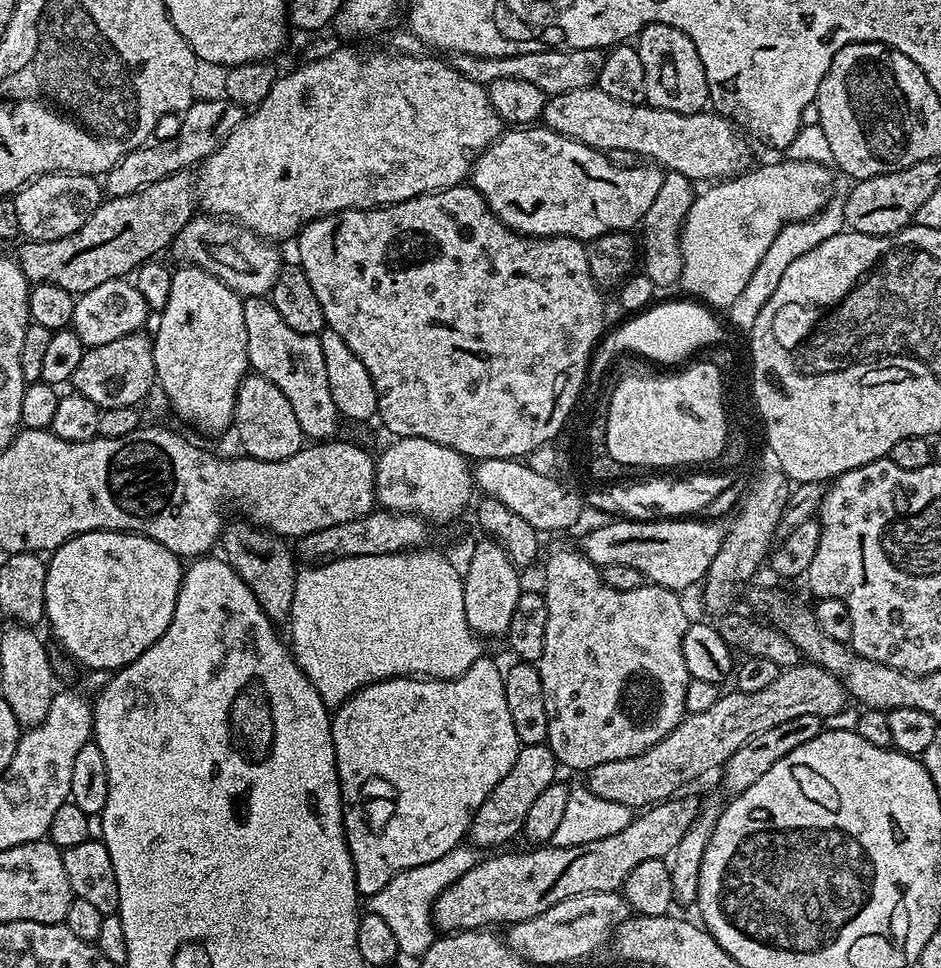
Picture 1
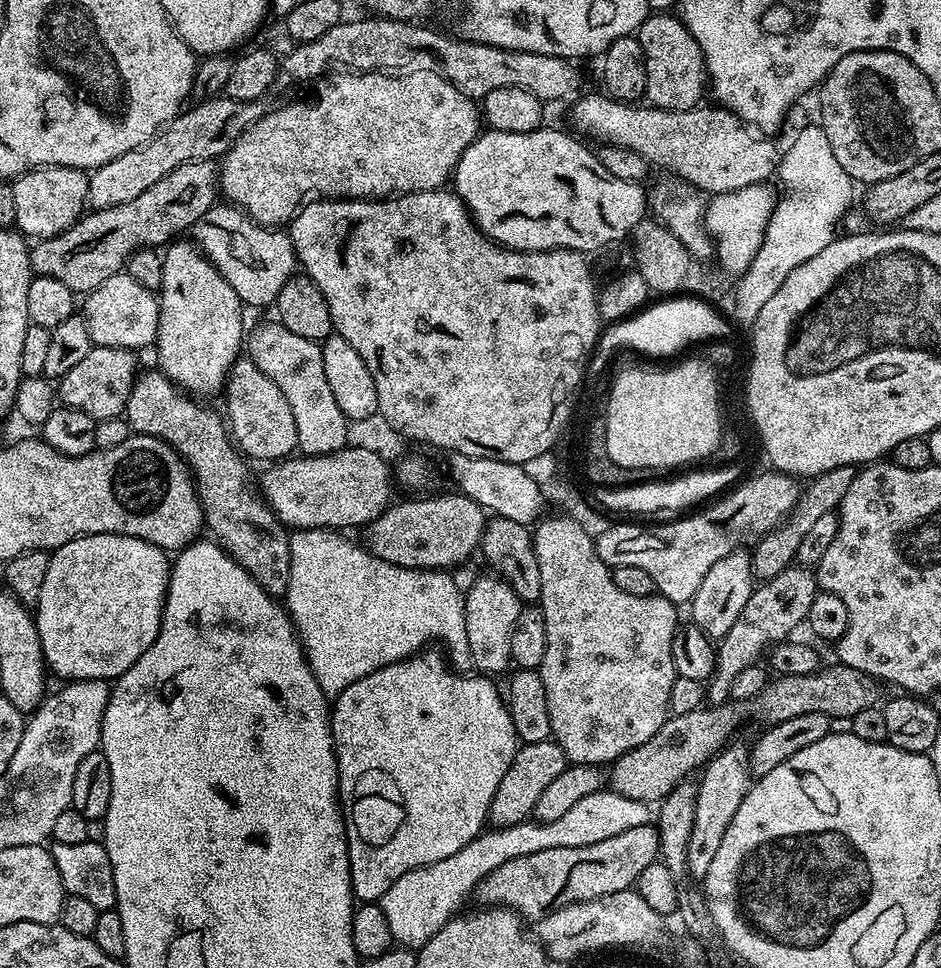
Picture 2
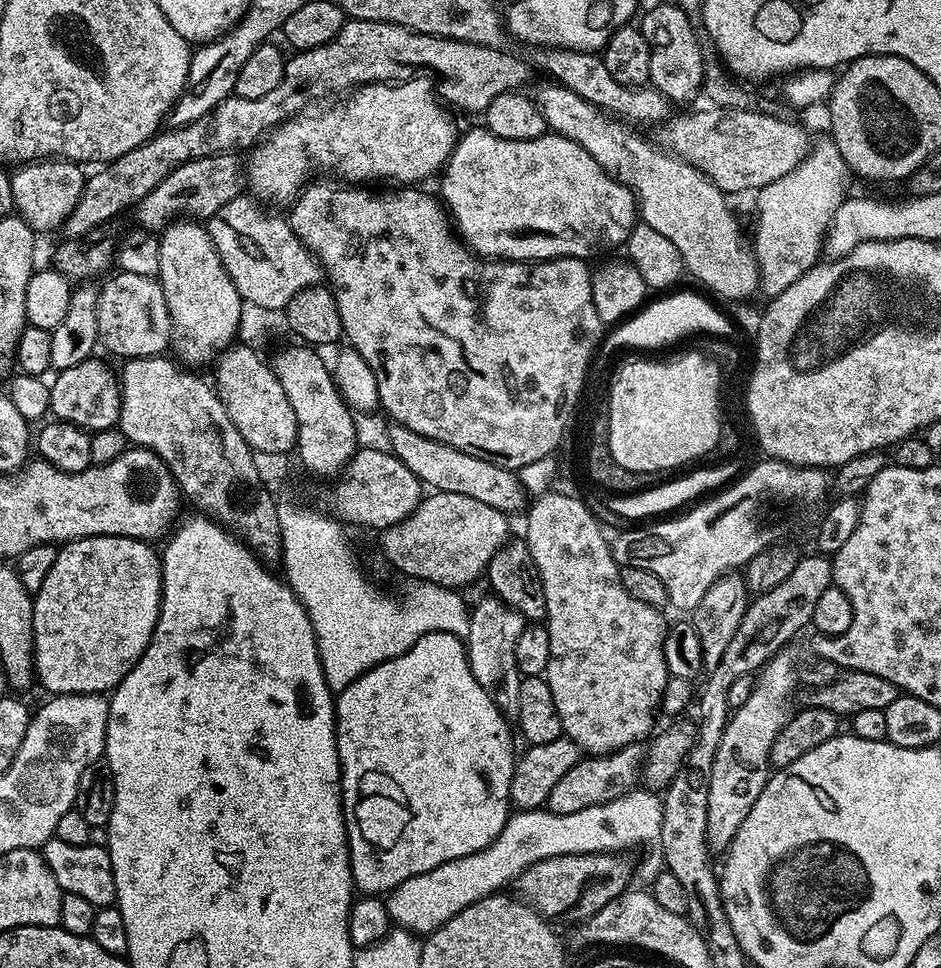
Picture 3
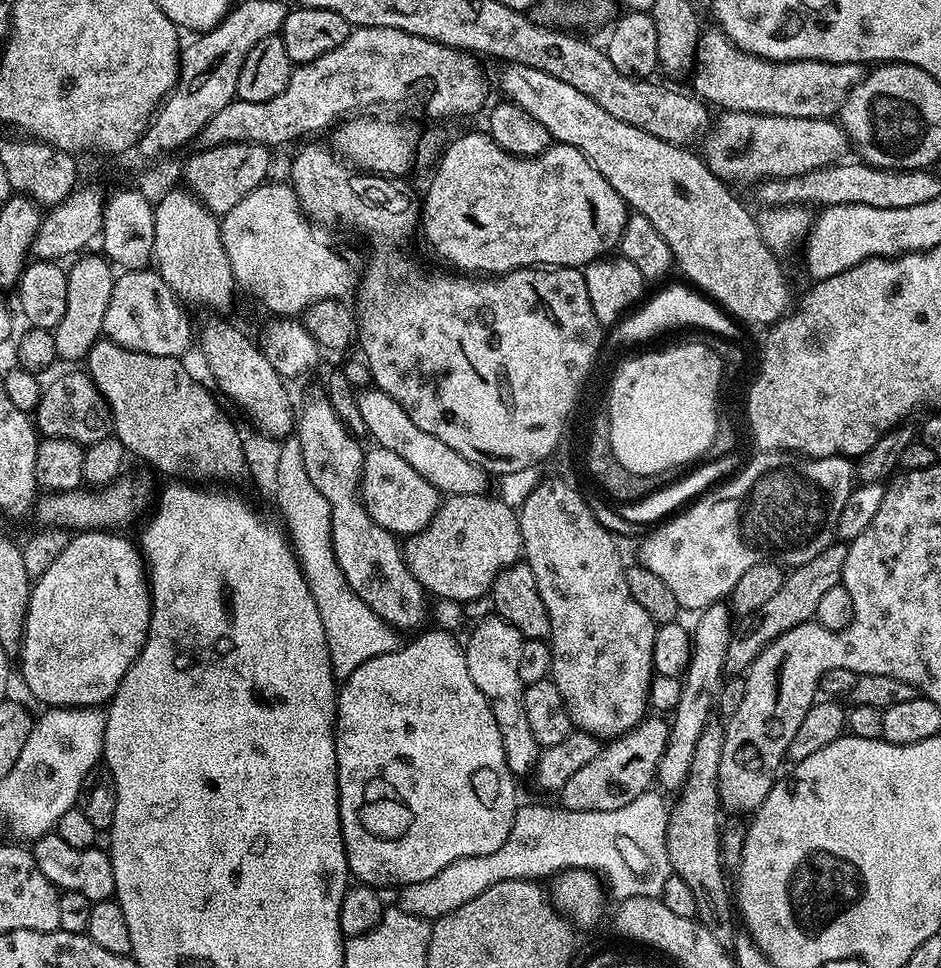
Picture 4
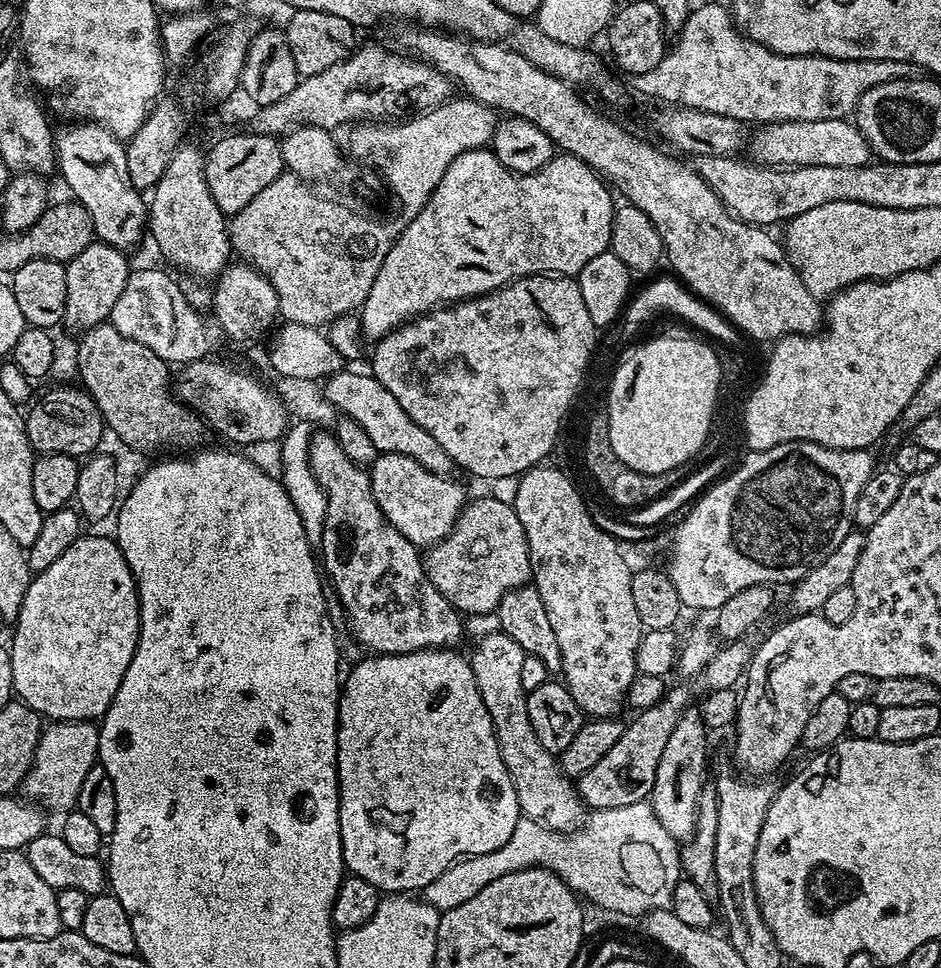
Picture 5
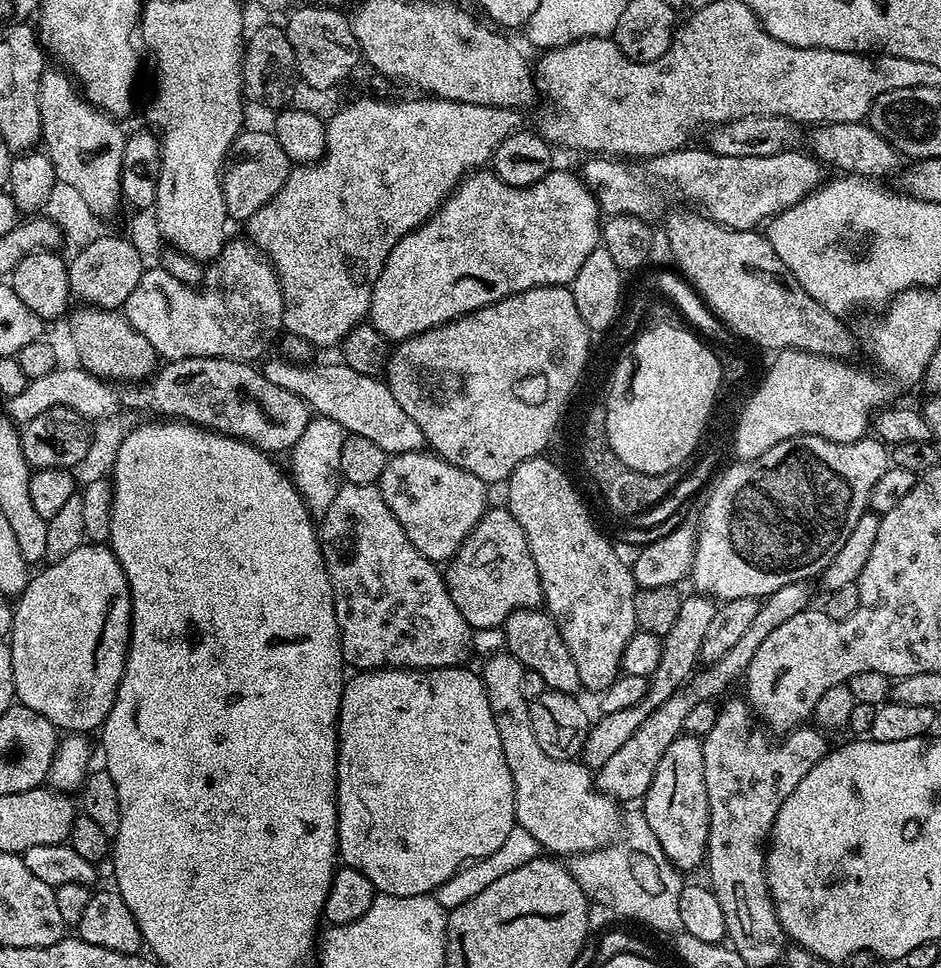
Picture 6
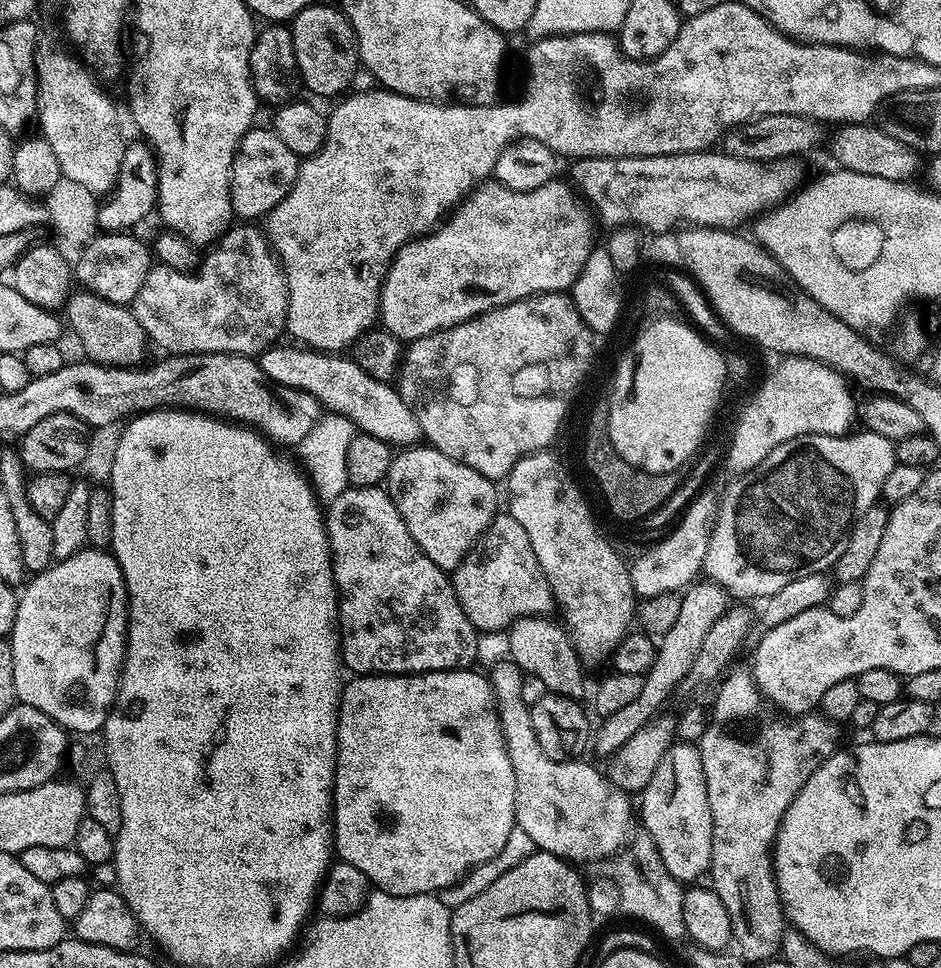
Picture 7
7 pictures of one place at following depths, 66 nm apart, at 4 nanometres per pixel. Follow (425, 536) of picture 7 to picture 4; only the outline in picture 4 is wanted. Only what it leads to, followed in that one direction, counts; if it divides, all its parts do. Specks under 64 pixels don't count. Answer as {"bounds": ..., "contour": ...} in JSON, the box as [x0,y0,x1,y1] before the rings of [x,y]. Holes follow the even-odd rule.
{"bounds":[360,446,442,538],"contour":[[[379,446],[369,447],[364,454],[360,474],[360,501],[364,508],[386,531],[400,538],[413,536],[423,530],[440,509],[442,494],[418,470],[413,470],[398,454]]]}

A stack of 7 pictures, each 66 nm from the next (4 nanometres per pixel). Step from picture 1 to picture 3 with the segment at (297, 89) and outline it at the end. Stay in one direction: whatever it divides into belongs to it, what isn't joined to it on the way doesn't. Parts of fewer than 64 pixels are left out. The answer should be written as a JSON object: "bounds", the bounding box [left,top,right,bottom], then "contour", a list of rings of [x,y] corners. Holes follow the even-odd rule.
{"bounds":[246,74,458,206],"contour":[[[416,74],[399,82],[366,84],[349,96],[352,97],[345,104],[321,116],[301,114],[284,121],[251,149],[252,157],[246,160],[246,184],[249,189],[252,187],[251,195],[257,201],[268,206],[291,205],[313,174],[327,174],[344,182],[396,180],[392,182],[400,186],[416,186],[421,183],[419,180],[428,180],[432,172],[434,176],[443,169],[456,145],[458,131],[455,122],[448,117],[449,109],[438,99],[433,81],[427,75]]]}

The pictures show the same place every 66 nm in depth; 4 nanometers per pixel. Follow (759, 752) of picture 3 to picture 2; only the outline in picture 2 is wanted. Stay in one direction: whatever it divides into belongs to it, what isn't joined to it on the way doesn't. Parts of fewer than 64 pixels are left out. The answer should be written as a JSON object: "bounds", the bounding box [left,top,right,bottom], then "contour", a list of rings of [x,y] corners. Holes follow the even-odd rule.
{"bounds":[686,743,754,882],"contour":[[[729,743],[717,756],[713,756],[702,769],[704,777],[698,780],[694,830],[690,830],[690,846],[686,846],[688,876],[696,882],[703,881],[710,870],[710,862],[714,862],[714,854],[722,843],[722,834],[726,834],[726,826],[730,826],[738,806],[742,806],[742,800],[754,783],[749,745],[736,743]]]}

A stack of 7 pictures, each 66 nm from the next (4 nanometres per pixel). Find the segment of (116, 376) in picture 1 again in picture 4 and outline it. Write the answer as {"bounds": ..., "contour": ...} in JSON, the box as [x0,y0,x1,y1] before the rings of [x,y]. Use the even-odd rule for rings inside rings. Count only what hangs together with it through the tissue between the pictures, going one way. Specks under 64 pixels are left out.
{"bounds":[34,371,112,446],"contour":[[[87,371],[68,372],[60,376],[52,385],[45,387],[34,413],[34,423],[41,437],[61,436],[77,440],[85,446],[104,440],[112,432],[112,416],[104,396],[94,386]]]}

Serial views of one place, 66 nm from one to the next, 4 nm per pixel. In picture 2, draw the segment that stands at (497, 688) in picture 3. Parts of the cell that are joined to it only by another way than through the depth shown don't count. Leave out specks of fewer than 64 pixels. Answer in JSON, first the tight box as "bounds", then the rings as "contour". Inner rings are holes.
{"bounds":[463,575,522,674],"contour":[[[487,575],[478,577],[463,593],[466,638],[470,642],[472,668],[480,674],[504,671],[507,673],[512,664],[510,634],[514,634],[514,622],[518,622],[522,601],[516,597],[514,590],[510,590],[510,586],[499,576]]]}

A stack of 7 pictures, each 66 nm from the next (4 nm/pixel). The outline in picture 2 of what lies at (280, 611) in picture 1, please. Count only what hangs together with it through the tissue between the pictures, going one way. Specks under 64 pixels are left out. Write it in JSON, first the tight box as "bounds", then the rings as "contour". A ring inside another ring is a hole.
{"bounds":[126,370,290,598],"contour":[[[159,370],[153,372],[141,371],[136,377],[134,386],[130,390],[126,419],[129,429],[133,433],[142,436],[153,436],[159,440],[165,440],[179,456],[183,456],[192,474],[196,486],[196,493],[200,499],[200,505],[204,511],[204,523],[211,539],[215,540],[228,555],[234,557],[271,596],[280,598],[288,591],[290,582],[290,532],[280,519],[274,514],[274,510],[264,499],[263,491],[252,485],[252,472],[249,461],[245,459],[239,448],[236,447],[226,420],[212,408],[207,408],[207,403],[193,398],[179,388],[172,379]]]}

